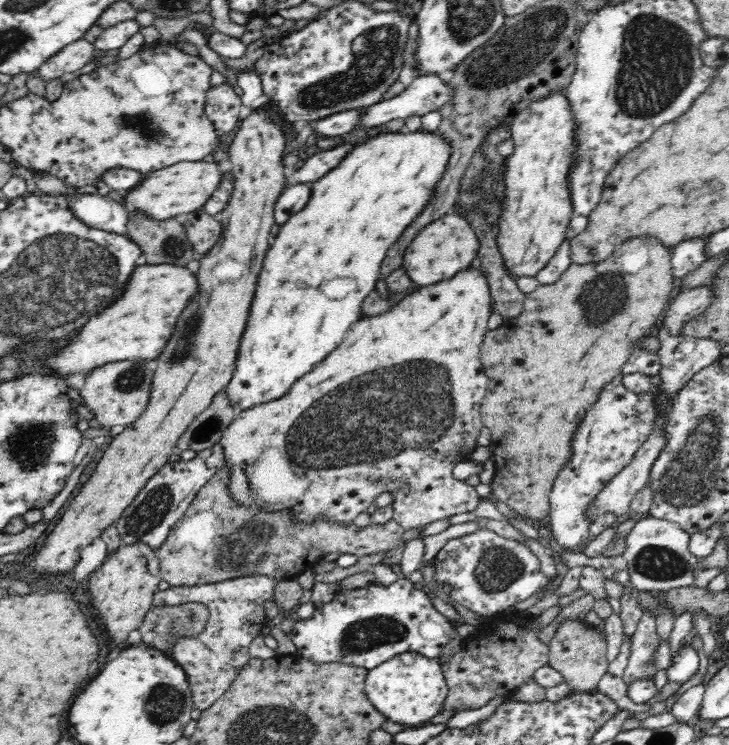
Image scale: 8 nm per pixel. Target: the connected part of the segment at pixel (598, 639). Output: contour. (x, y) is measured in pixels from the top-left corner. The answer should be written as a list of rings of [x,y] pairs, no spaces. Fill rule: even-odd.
[[[564,619],[558,626],[555,635],[549,642],[549,664],[562,673],[566,684],[571,691],[594,691],[598,681],[608,670],[606,657],[606,638],[604,632],[598,633],[596,629],[586,627],[582,620]]]

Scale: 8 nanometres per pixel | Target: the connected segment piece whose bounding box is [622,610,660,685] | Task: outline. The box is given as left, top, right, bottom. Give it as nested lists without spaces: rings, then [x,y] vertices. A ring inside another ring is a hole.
[[[643,610],[642,618],[631,638],[628,664],[623,670],[622,678],[627,685],[638,678],[654,677],[658,669],[652,663],[652,658],[658,648],[660,648],[660,637],[656,628],[656,616],[649,610]]]

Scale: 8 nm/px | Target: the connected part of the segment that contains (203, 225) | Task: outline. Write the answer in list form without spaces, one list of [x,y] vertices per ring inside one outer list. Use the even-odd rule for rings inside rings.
[[[203,208],[179,218],[185,227],[188,241],[199,257],[206,255],[220,240],[222,224],[216,216],[207,214]]]

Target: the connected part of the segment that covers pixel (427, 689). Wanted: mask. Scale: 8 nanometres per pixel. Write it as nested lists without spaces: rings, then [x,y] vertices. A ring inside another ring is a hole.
[[[418,654],[396,655],[367,672],[365,694],[368,701],[388,721],[416,729],[424,727],[436,714],[441,714],[449,690],[439,659]]]

